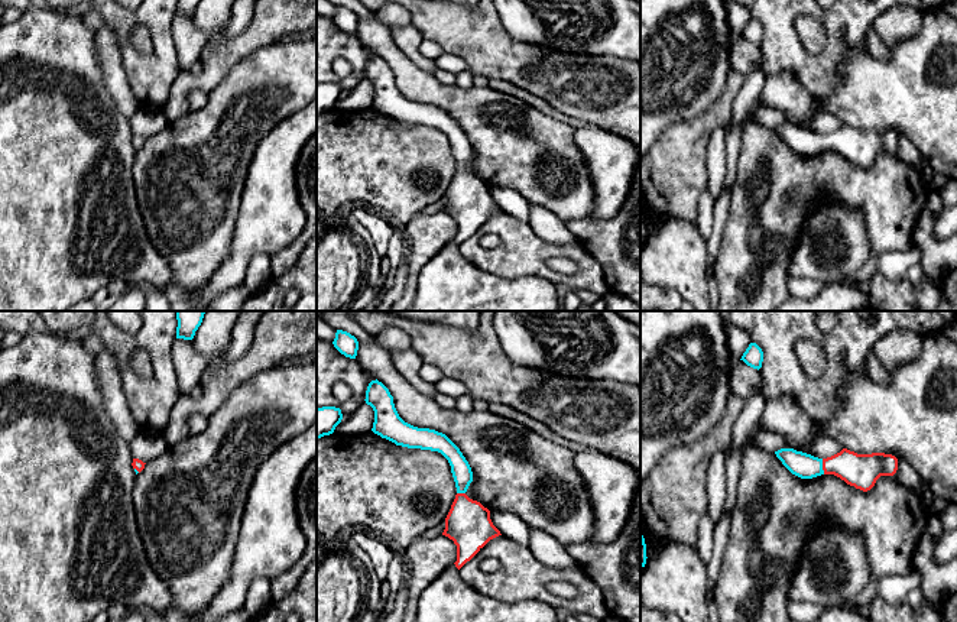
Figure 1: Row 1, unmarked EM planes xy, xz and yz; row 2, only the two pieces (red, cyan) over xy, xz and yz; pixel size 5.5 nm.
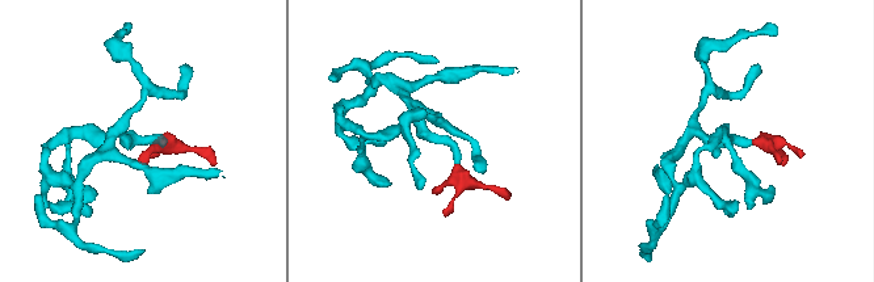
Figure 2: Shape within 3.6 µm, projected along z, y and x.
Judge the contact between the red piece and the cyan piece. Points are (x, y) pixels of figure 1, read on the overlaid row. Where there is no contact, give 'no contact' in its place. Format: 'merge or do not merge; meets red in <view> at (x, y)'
merge; meets red in yz at (823, 466)

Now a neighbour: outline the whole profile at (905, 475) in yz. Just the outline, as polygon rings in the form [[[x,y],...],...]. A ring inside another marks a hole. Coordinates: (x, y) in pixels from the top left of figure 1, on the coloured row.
[[[901,457],[898,459],[898,470],[893,474],[899,485],[906,487],[908,490],[914,492],[922,502],[922,505],[932,514],[931,506],[934,502],[934,493],[924,482],[921,474],[905,460]]]

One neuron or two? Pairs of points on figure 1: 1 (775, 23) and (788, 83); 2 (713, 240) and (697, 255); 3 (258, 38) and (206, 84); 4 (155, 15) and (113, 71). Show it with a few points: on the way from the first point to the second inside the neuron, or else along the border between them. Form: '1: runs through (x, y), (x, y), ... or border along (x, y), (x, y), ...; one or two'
1: border along (768, 75), (791, 71), (810, 94); two
2: border along (706, 240), (709, 279); two
3: runs through (243, 45), (216, 70); one
4: border along (110, 28), (116, 35), (126, 81), (133, 91); two

